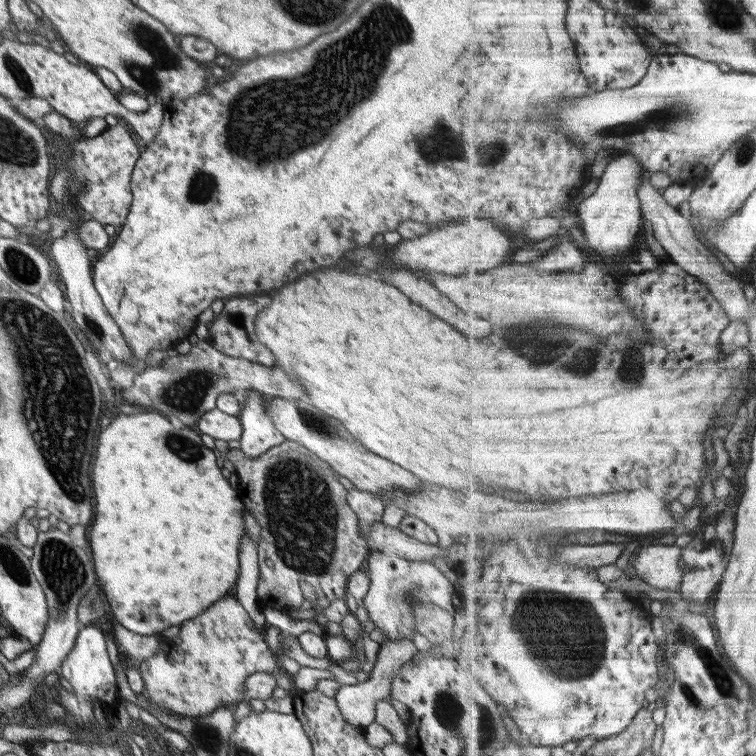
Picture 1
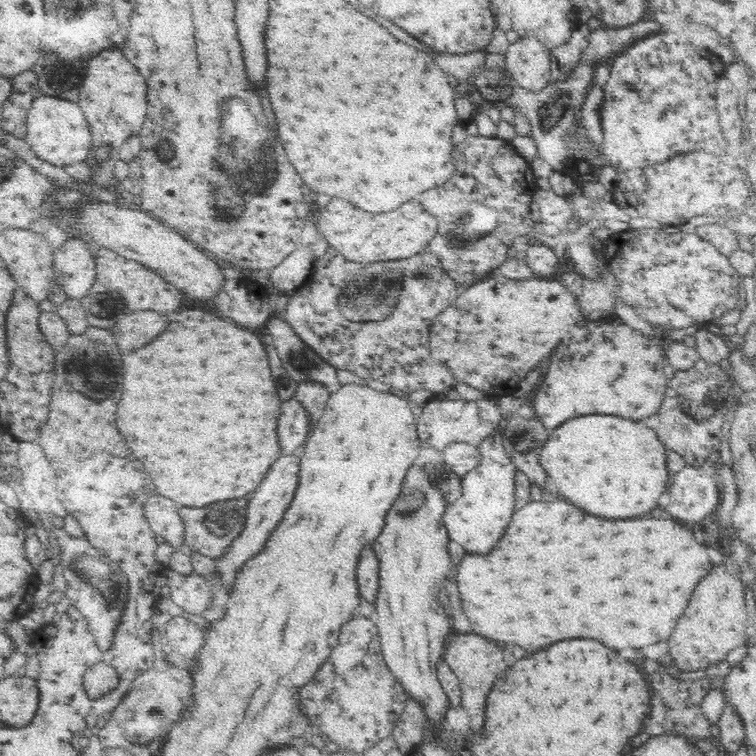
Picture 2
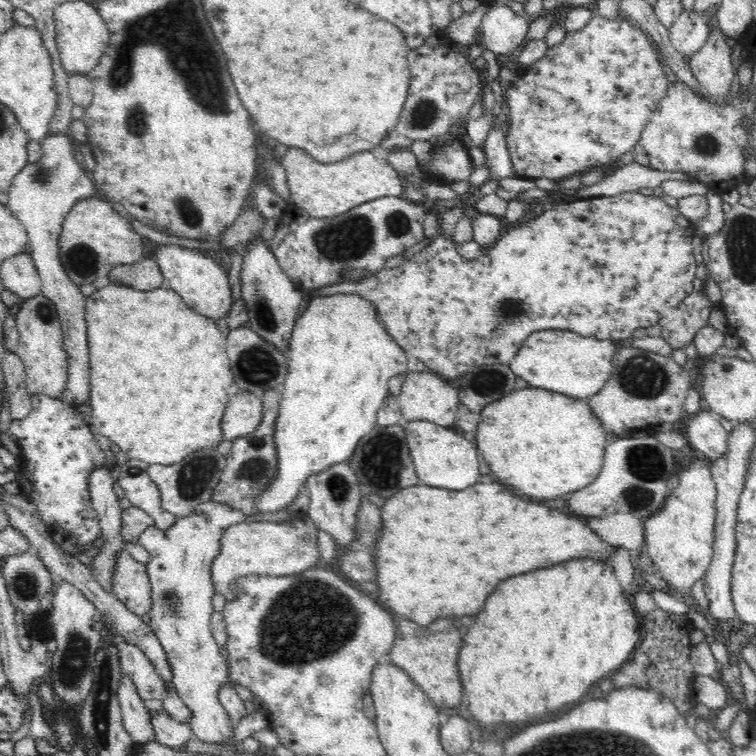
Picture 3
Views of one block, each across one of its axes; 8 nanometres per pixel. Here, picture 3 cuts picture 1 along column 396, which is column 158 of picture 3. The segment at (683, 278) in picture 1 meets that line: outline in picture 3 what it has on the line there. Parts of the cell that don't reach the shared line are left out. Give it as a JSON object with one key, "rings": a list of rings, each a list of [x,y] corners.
{"rings":[[[110,281],[109,285],[96,290],[86,297],[86,323],[88,332],[88,344],[90,344],[90,397],[89,404],[92,410],[90,424],[97,428],[98,432],[124,451],[129,459],[145,462],[147,465],[171,466],[188,457],[189,454],[202,450],[202,448],[216,449],[224,439],[222,436],[222,416],[226,410],[231,396],[238,393],[235,387],[234,375],[230,369],[230,360],[227,354],[226,336],[220,332],[216,320],[202,316],[193,311],[182,300],[182,297],[174,289],[154,288],[154,290],[138,290],[125,284]]]}

